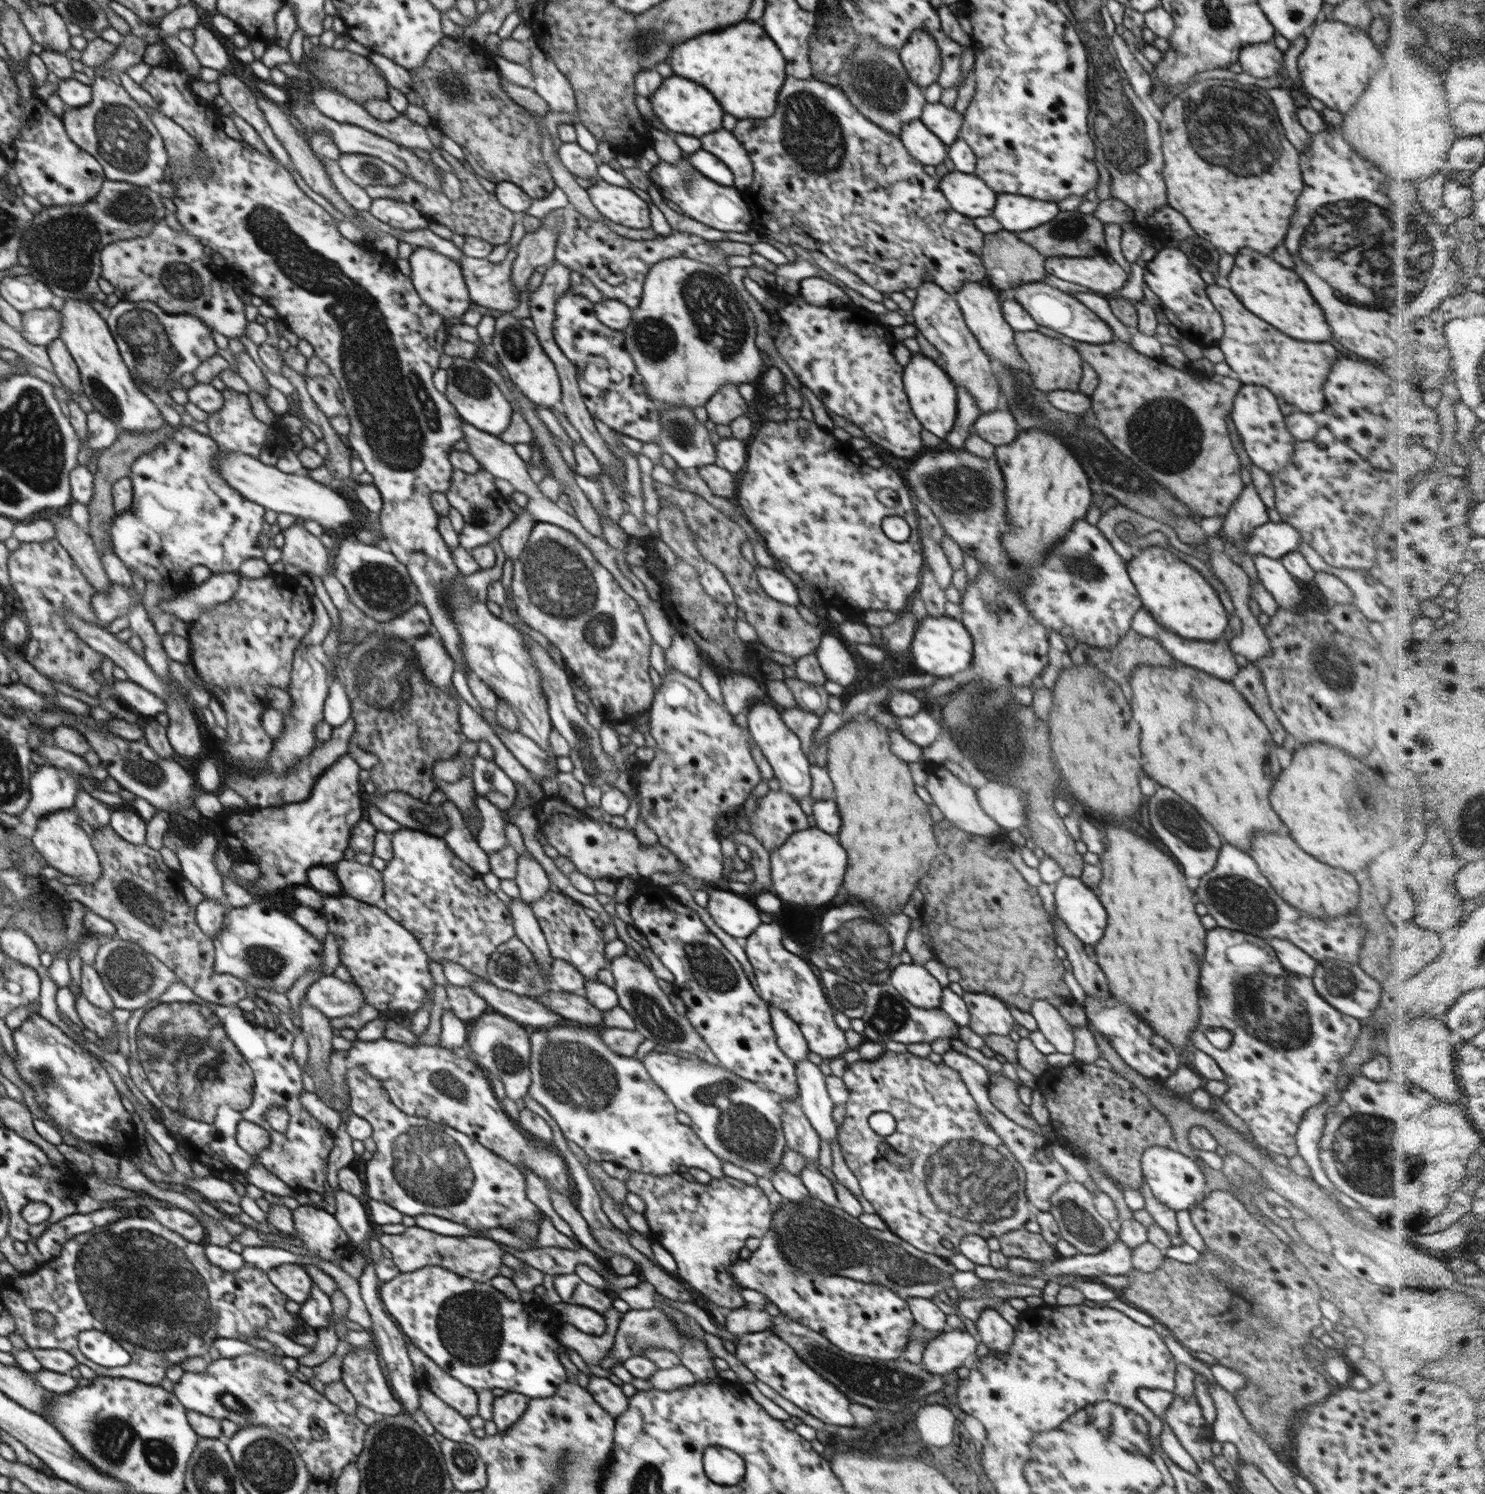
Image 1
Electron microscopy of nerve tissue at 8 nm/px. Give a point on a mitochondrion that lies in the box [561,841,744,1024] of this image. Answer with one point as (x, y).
(707, 965)

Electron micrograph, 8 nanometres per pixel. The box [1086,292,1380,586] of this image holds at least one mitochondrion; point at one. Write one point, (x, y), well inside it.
(1164, 435)

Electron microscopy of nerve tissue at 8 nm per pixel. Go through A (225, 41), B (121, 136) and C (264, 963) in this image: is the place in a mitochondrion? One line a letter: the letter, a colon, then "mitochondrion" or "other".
A: other
B: mitochondrion
C: mitochondrion

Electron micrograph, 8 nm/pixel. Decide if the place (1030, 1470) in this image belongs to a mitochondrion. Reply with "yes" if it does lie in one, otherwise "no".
yes

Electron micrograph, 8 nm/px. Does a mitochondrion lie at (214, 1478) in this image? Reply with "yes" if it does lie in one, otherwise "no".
yes

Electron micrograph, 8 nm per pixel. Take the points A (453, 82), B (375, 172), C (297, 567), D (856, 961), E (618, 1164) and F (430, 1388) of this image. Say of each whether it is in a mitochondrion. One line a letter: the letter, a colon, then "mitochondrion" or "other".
A: mitochondrion
B: mitochondrion
C: other
D: mitochondrion
E: other
F: other

